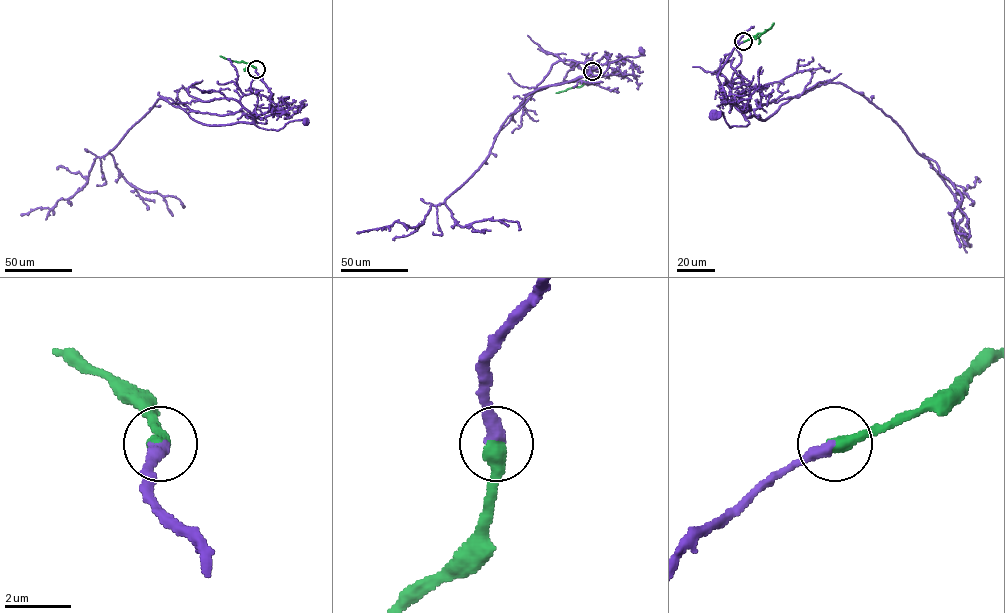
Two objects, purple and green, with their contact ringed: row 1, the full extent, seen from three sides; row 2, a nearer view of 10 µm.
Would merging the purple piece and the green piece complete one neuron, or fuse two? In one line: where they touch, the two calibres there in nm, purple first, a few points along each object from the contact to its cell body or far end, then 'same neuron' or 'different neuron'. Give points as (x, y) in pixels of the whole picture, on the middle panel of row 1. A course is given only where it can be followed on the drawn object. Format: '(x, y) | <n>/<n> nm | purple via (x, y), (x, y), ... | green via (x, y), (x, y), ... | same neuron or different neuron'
(592, 71) | 380/440 nm | purple via (592, 71), (607, 52), (605, 63), (590, 70), (593, 75), (641, 51) | green via (592, 71), (581, 86), (556, 93) | same neuron

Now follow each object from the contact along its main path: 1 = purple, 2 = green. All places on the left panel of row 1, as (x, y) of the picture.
1: (256, 69), (271, 94), (271, 110), (257, 115), (255, 125), (278, 130), (291, 121), (304, 120), (305, 122)
2: (256, 69), (249, 63), (220, 56)

